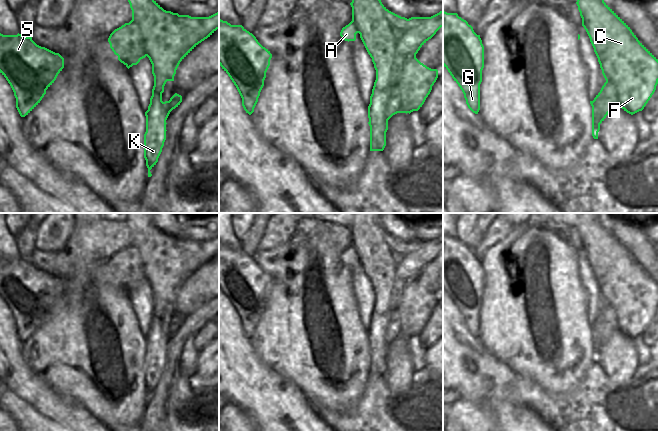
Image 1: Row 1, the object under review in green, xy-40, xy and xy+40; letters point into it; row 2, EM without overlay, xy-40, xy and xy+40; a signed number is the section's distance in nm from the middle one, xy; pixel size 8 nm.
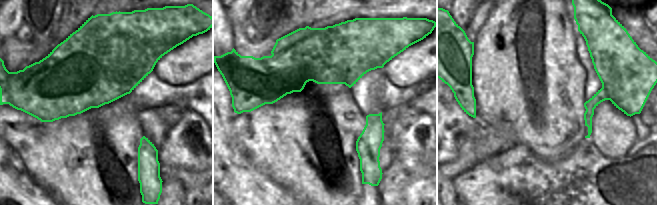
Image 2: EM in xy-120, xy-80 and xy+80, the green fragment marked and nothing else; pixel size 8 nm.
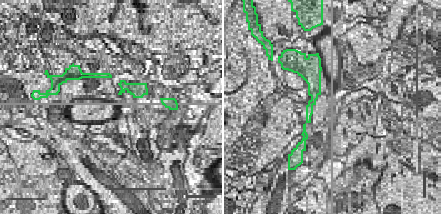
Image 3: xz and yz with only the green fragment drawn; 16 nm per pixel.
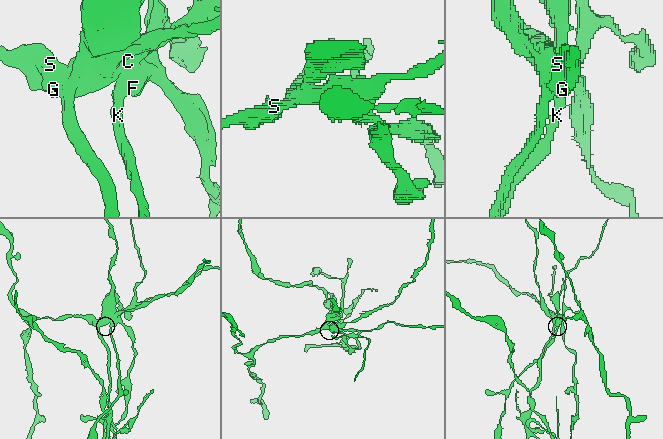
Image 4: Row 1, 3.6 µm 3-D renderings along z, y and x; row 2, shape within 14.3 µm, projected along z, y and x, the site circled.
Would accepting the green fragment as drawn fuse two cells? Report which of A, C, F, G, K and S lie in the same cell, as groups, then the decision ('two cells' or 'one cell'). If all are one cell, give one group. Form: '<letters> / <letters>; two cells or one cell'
A C F G S / K; two cells

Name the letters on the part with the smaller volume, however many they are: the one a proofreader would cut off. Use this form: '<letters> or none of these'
K

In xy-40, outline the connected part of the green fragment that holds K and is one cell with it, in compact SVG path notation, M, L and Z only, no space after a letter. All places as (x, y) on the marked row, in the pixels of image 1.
M152 89L152 96L146 116L146 132L144 134L144 158L148 168L148 177L152 174L150 170L158 162L166 140L166 120L170 112L182 102L182 96L175 93L169 101L162 101L162 93Z

